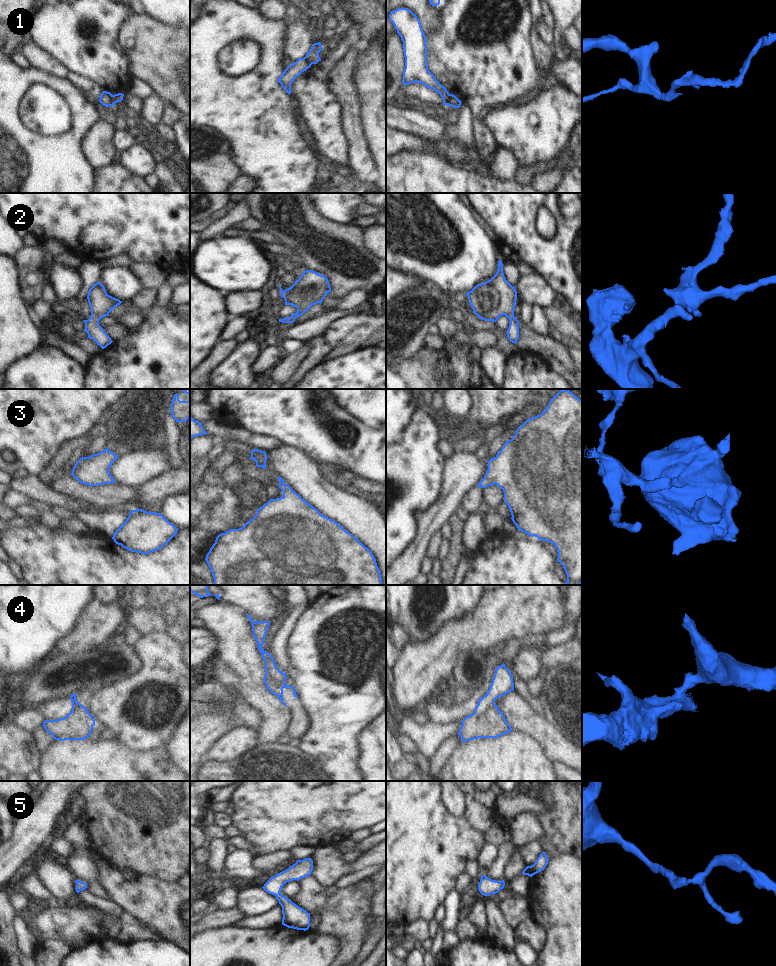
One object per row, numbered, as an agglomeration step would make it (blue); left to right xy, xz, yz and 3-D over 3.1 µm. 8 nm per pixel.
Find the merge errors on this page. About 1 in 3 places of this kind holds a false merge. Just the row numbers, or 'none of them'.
1, 4

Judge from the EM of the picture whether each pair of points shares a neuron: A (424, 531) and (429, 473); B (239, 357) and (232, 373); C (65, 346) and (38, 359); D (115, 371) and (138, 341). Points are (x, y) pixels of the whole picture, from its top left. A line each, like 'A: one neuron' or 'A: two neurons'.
A: two neurons
B: one neuron
C: two neurons
D: one neuron

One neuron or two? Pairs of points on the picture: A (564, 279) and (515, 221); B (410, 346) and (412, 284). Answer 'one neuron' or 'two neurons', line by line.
A: one neuron
B: two neurons

